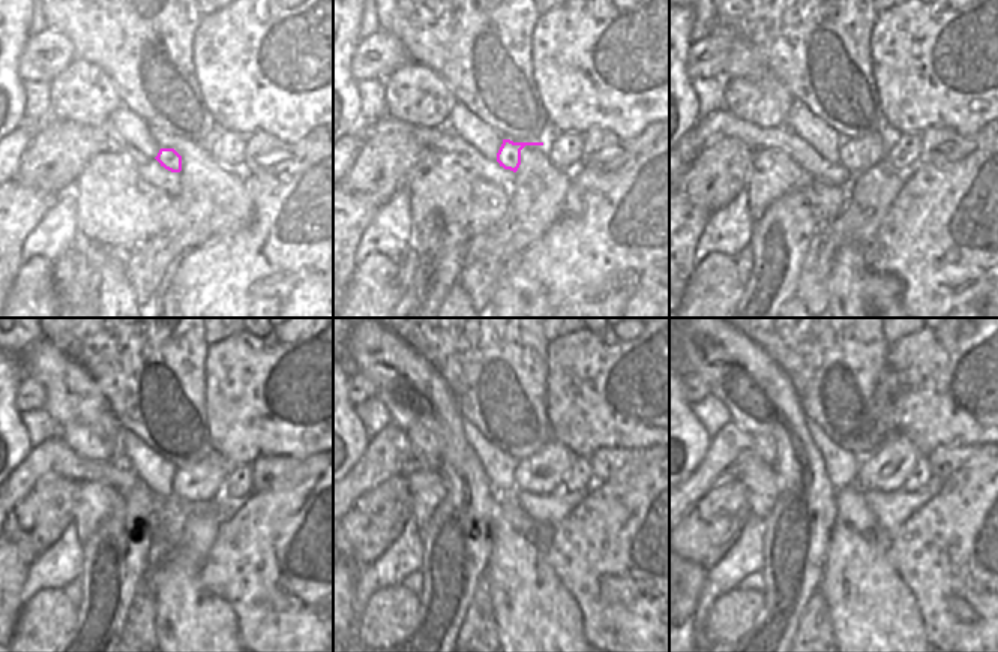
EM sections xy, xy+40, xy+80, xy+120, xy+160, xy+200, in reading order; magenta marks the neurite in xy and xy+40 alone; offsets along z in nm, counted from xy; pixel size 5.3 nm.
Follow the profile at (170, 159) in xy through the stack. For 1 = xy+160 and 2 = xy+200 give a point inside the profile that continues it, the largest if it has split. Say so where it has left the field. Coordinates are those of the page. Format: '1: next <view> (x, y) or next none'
1: next xy+160 (521, 472)
2: next xy+200 (860, 471)

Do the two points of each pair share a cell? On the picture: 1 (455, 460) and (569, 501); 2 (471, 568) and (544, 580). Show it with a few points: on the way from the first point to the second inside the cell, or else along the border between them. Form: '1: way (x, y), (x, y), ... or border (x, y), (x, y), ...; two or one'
1: border (467, 441), (491, 487), (500, 495); two
2: border (494, 537), (483, 582); two

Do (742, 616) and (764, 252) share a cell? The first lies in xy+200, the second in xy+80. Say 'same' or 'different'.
different

